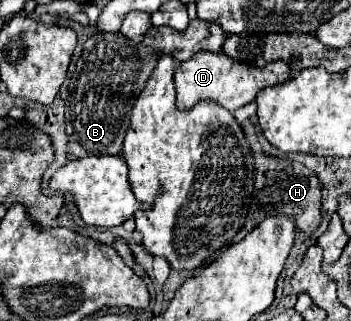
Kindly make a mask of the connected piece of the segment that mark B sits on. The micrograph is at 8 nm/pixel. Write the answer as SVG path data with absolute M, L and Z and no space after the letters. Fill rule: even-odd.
M193 18L185 32L169 26L151 26L139 44L119 32L93 34L83 44L83 52L61 92L61 98L65 100L69 154L73 158L91 154L119 154L123 148L125 126L129 126L131 108L157 64L157 52L171 54L175 60L189 60L199 50L221 52L225 38L227 34L219 24L205 22L201 18Z

